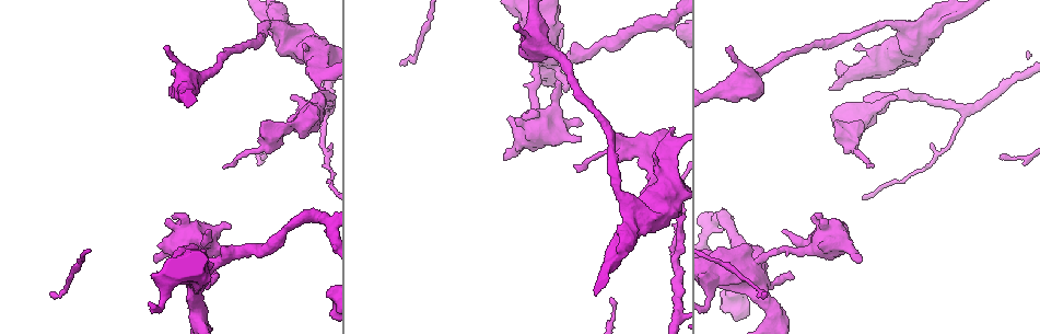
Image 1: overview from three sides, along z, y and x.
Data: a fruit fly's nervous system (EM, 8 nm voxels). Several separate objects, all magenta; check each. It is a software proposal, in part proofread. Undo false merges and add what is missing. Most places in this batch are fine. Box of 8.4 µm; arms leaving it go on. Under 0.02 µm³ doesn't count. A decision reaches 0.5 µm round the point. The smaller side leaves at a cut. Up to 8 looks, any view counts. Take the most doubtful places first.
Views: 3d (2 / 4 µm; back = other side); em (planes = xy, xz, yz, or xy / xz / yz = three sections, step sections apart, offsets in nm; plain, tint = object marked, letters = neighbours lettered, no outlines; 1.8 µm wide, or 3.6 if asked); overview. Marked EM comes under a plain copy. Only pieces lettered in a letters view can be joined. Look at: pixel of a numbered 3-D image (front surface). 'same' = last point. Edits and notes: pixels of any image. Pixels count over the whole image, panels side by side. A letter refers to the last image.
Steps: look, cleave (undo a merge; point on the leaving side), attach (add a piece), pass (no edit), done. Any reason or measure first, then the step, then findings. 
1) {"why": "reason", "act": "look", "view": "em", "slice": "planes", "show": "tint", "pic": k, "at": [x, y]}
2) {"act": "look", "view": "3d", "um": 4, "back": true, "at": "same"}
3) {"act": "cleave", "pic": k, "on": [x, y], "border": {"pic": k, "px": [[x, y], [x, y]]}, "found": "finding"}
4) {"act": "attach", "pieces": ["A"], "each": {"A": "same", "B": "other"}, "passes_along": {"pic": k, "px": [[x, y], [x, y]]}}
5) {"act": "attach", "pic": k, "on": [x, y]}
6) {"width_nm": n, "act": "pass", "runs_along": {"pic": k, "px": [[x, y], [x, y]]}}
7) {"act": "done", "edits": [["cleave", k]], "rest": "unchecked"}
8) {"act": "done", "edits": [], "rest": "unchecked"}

{"why": "thick end", "act": "look", "view": "3d", "um": 2, "pic": 1, "at": [896, 99]}

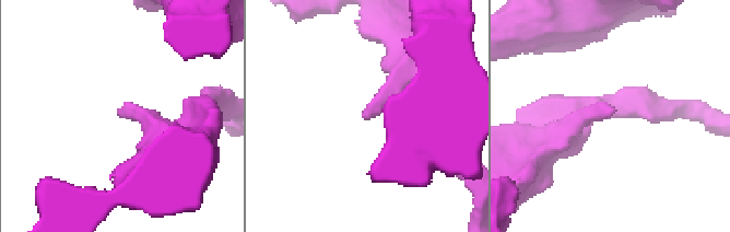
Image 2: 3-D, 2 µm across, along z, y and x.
{"why": "now the EM", "act": "look", "view": "em", "slice": "planes", "show": "letters", "pic": 2, "at": [612, 114]}

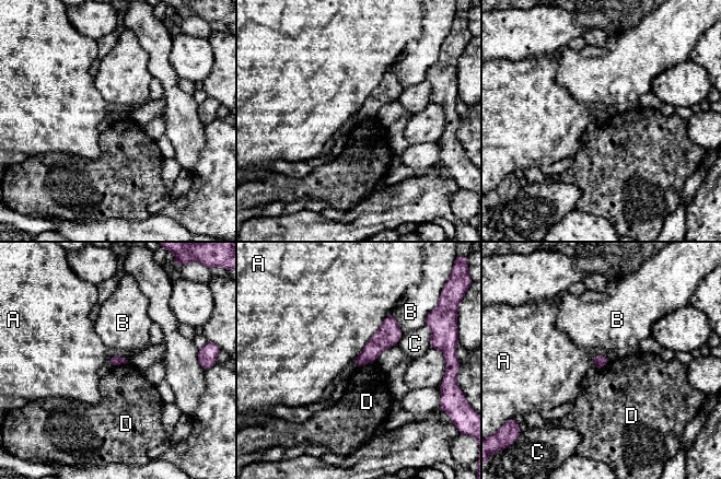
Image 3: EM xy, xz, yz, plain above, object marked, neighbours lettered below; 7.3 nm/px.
{"act": "pass", "each": {"A": "other", "B": "other", "C": "other", "D": "other"}, "border": {"pic": 3, "px": [[129, 362], [111, 366]]}, "found": "none of them fits"}

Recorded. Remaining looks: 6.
{"act": "look", "view": "em", "slice": "planes", "show": "letters", "pic": 1, "at": [667, 23]}

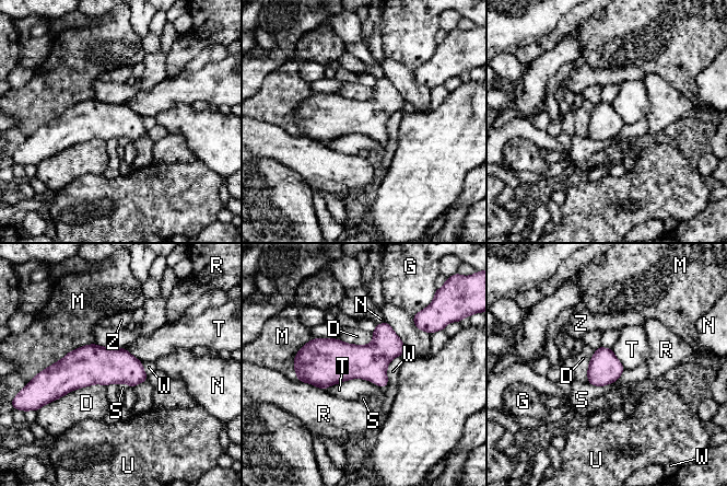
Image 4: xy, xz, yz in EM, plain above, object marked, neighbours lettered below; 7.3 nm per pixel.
{"act": "pass", "each": {"D": "other", "G": "other", "M": "other", "N": "other", "R": "other", "S": "other", "T": "other", "U": "other", "W": "other", "Z": "other"}, "border": {"pic": 4, "px": [[386, 385], [347, 379], [324, 390]]}, "found": "all the same neuron"}

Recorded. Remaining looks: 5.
{"why": "branch stops here", "act": "look", "view": "em", "slice": "xz", "step": 16, "show": "tint", "pic": 1, "at": [564, 90]}

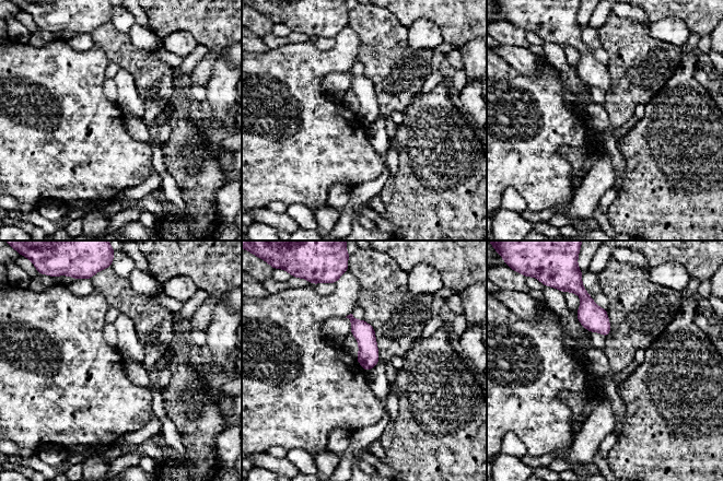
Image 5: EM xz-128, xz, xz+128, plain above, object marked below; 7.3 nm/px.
{"act": "look", "view": "em", "slice": "planes", "show": "tint", "at": "same"}

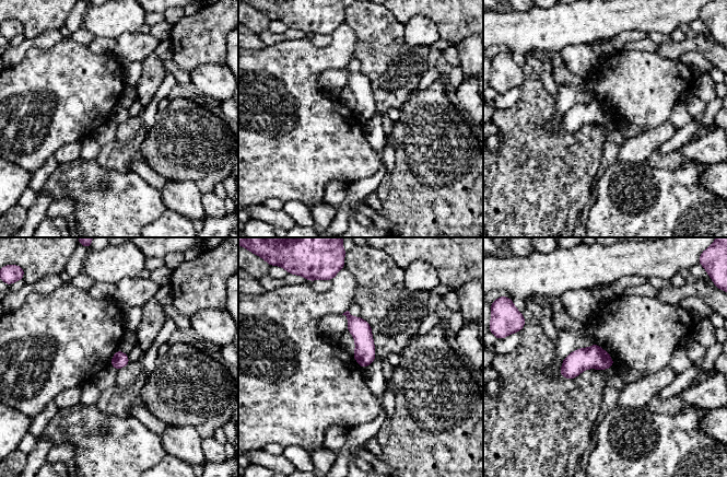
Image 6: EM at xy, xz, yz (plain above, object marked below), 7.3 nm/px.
{"why": "see the neighbours", "act": "look", "view": "em", "slice": "planes", "show": "letters", "at": "same"}

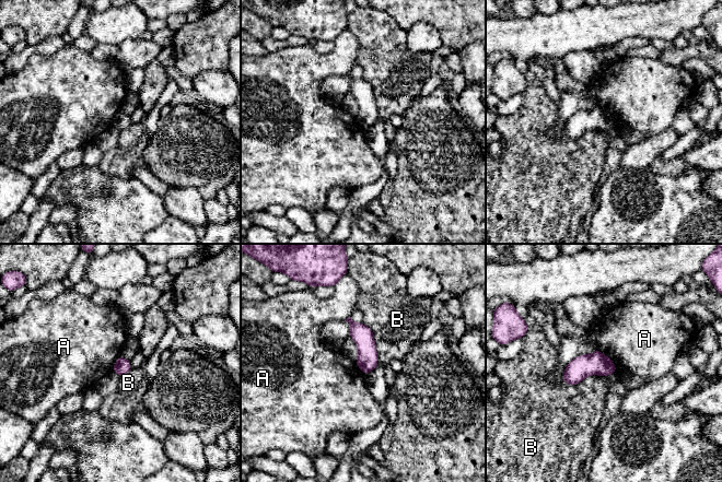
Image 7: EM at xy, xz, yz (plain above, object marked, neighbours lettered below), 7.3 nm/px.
{"act": "pass", "each": {"A": "other", "B": "other"}, "border": {"pic": 7, "px": [[597, 349], [609, 359], [617, 369]]}, "found": "no lettered piece goes on from it"}

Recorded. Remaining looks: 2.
{"act": "done", "edits": [], "rest": "unchecked"}

